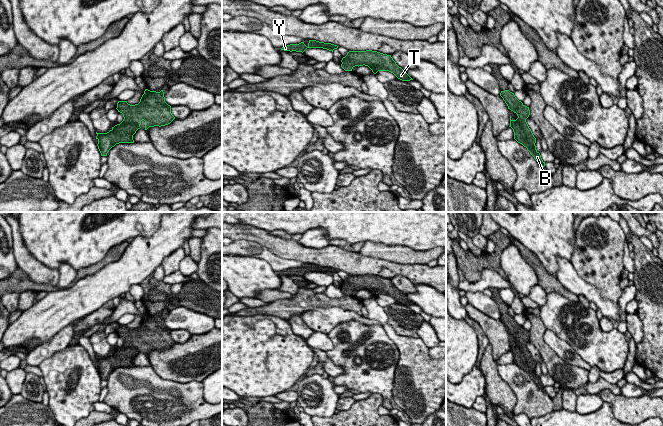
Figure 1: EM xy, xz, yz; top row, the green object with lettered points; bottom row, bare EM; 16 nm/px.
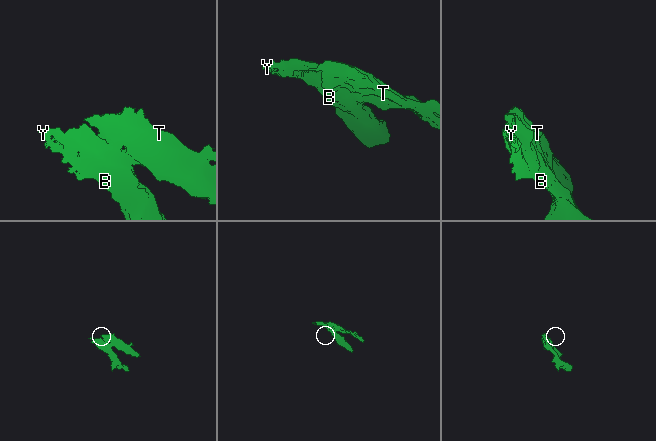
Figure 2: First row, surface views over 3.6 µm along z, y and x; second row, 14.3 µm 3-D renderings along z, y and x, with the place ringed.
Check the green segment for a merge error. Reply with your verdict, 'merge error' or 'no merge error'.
merge error

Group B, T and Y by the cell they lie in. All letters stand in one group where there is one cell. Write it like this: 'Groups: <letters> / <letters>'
Groups: B Y / T

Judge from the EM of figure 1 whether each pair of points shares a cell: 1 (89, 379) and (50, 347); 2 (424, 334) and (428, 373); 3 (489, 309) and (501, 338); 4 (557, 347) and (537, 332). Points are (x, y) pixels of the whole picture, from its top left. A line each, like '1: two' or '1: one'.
1: two
2: two
3: two
4: two

